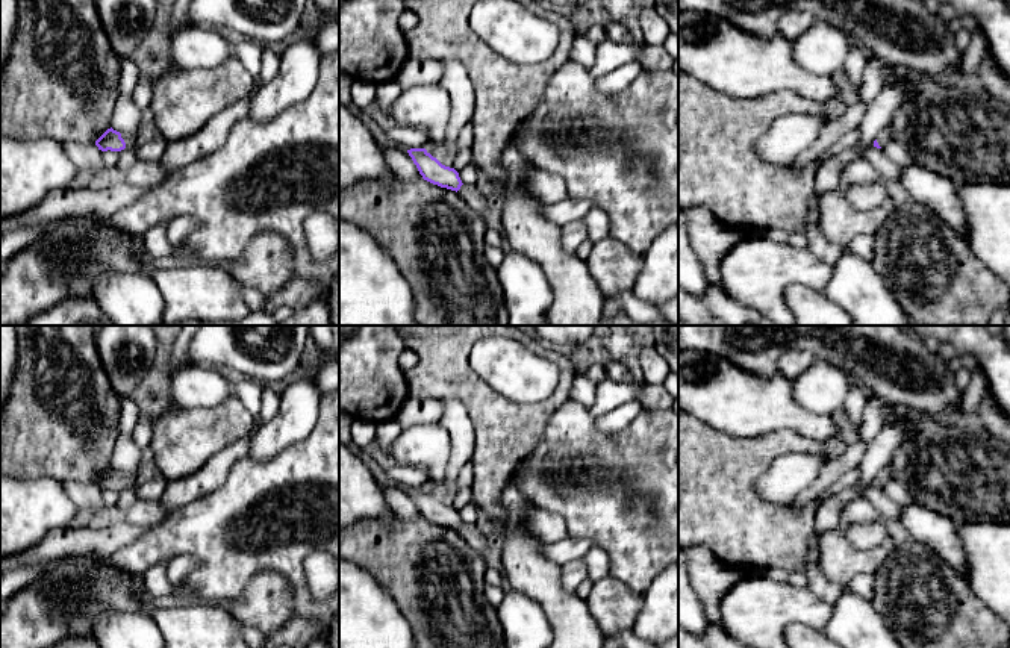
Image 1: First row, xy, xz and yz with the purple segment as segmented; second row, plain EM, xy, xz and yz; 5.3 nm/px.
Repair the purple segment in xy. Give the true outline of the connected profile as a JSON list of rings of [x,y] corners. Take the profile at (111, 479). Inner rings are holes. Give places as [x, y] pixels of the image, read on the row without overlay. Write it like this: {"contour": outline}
{"contour": [[[112,466],[108,468],[97,480],[95,484],[101,491],[121,491],[126,486],[135,488],[138,483],[135,475],[121,474],[120,471],[114,469]]]}

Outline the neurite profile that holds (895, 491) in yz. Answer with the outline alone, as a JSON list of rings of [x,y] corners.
[[[890,480],[884,488],[881,488],[886,497],[895,501],[899,507],[916,503],[910,491],[899,481]]]

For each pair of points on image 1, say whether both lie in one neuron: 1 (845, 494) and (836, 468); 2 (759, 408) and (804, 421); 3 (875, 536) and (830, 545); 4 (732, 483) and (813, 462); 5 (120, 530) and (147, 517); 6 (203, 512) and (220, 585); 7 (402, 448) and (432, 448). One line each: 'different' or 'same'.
1: different
2: same
3: different
4: different
5: different
6: same
7: same

